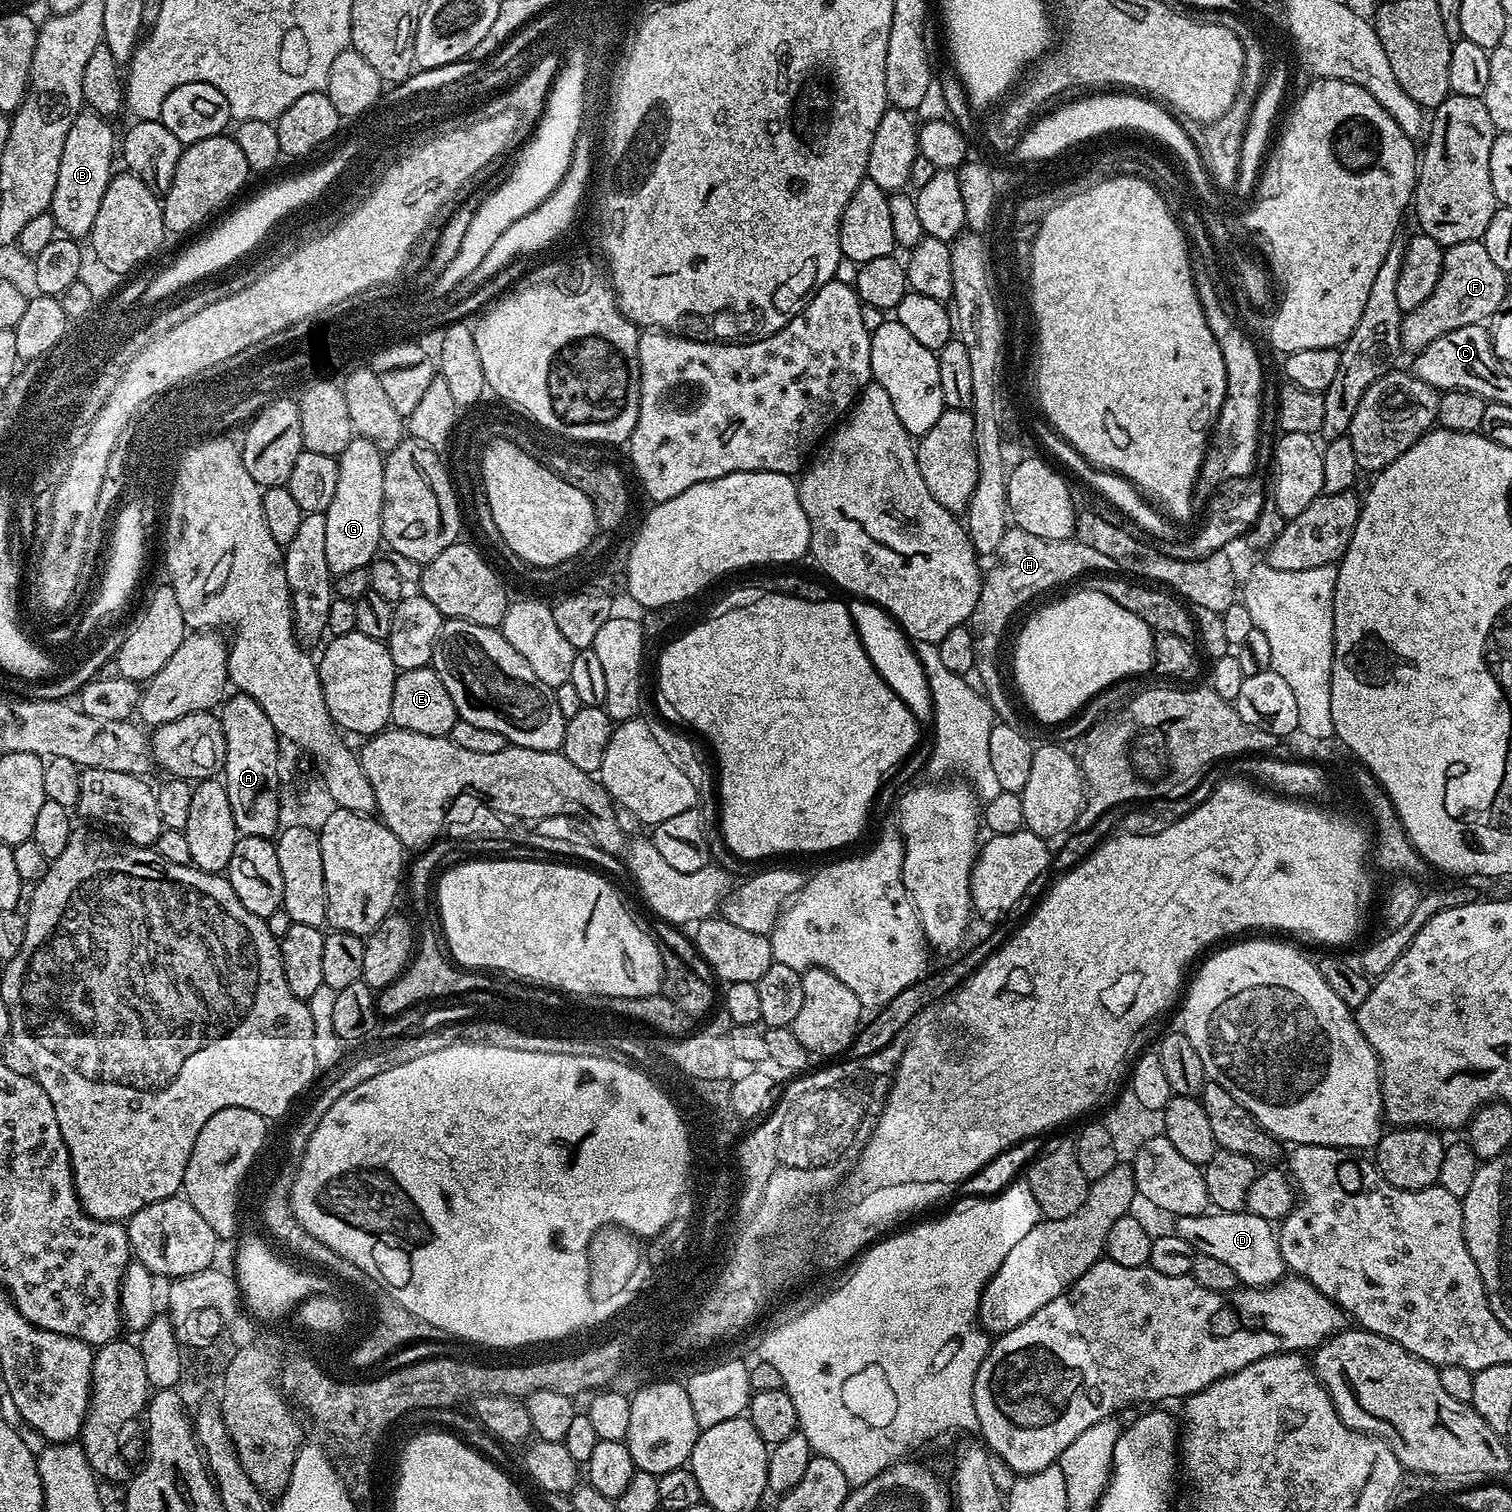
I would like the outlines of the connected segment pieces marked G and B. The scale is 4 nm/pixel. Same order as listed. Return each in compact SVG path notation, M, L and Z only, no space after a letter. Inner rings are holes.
M356 436L338 457L338 490L334 502L324 513L326 518L326 562L333 577L350 574L350 570L368 568L382 548L382 506L384 505L385 453L373 440Z
M85 110L74 118L70 134L66 134L66 146L62 146L62 163L58 165L58 186L54 186L54 198L50 209L57 229L68 238L91 237L94 217L102 206L102 194L112 180L112 147L117 147L118 136L112 133L107 119L91 110Z

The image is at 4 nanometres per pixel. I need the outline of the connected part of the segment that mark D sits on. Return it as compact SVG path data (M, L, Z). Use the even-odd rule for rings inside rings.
M1209 1210L1201 1216L1177 1216L1175 1235L1186 1238L1197 1254L1218 1258L1234 1270L1237 1281L1245 1288L1269 1288L1284 1279L1286 1269L1280 1238L1273 1221L1258 1218L1258 1214L1241 1210L1222 1212Z

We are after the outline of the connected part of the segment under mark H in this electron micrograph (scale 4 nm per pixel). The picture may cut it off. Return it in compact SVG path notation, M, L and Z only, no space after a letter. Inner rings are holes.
M1016 525L1004 530L1001 541L991 553L990 560L992 562L989 568L987 565L981 577L978 603L968 623L971 632L976 632L971 634L975 662L973 671L980 680L979 687L990 702L997 721L1017 728L1020 720L1004 688L998 660L1000 644L1010 618L1034 596L1052 589L1053 586L1092 571L1094 574L1114 572L1118 570L1118 566L1106 554L1099 553L1094 547L1086 546L1075 538L1071 540L1041 538L1038 534L1027 533Z

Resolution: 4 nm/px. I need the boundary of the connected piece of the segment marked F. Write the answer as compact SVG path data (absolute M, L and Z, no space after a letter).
M1483 239L1447 245L1444 248L1444 269L1438 278L1434 294L1430 294L1430 298L1426 298L1426 302L1422 302L1422 306L1413 312L1404 313L1400 331L1401 345L1407 351L1409 348L1409 353L1415 354L1430 346L1434 338L1450 334L1450 330L1491 321L1509 291L1508 280L1506 273L1490 259Z

